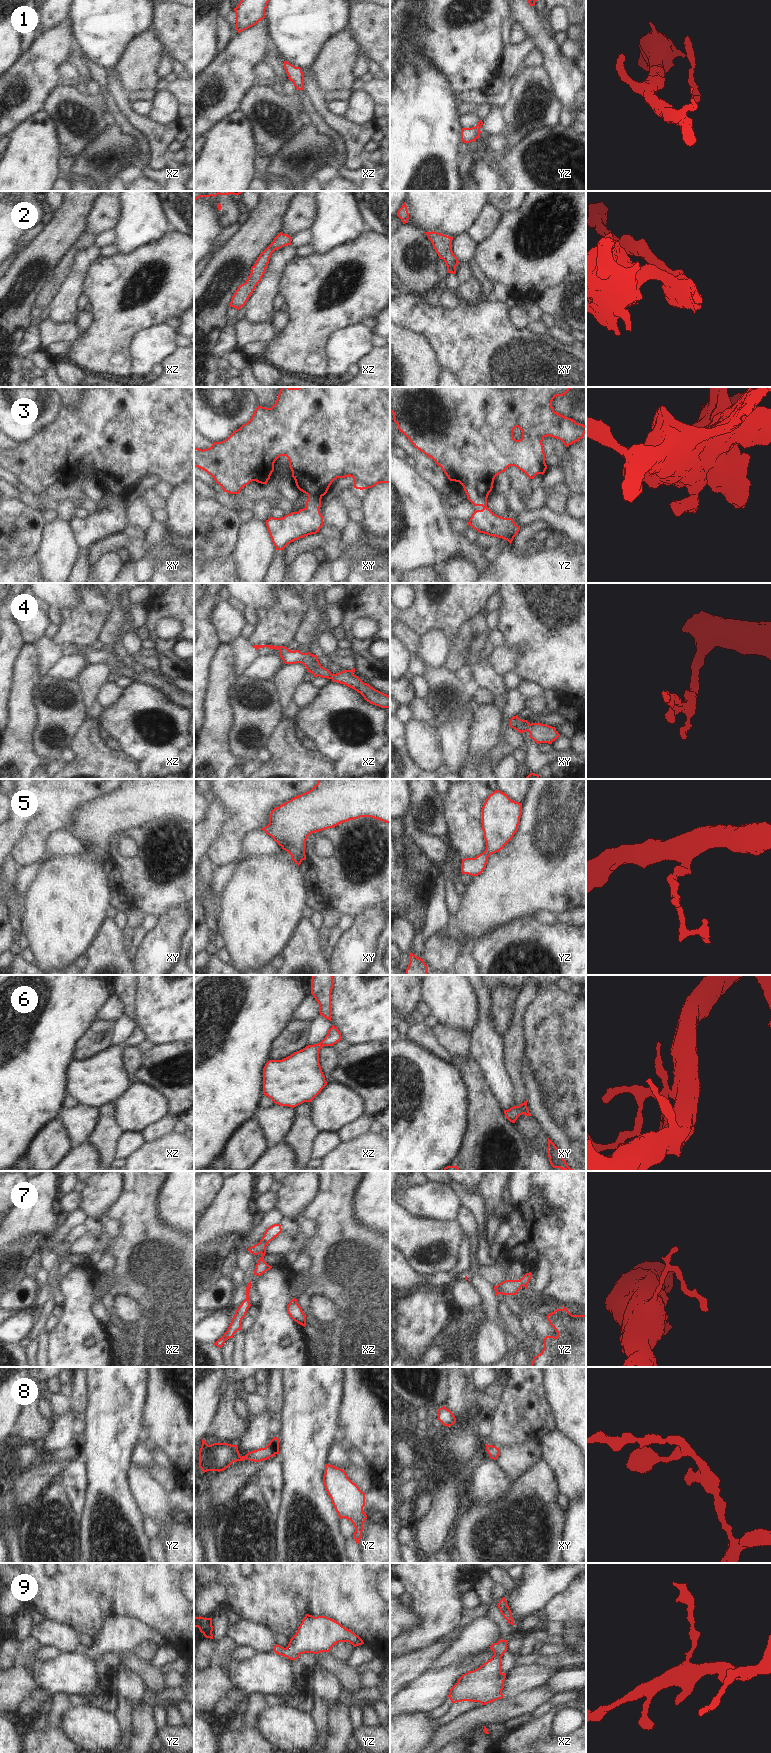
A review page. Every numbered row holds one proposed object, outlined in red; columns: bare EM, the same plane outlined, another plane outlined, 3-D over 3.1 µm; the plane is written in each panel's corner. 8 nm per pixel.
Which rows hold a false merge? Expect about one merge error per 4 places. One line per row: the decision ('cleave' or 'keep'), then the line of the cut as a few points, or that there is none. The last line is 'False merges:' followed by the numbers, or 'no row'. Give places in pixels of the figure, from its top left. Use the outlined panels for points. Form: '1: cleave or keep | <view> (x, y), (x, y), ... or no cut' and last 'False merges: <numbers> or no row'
1: keep | no cut
2: keep | no cut
3: keep | no cut
4: keep | no cut
5: cleave | yz (484, 851), (488, 856)
6: keep | no cut
7: keep | no cut
8: keep | no cut
9: keep | no cut
False merges: 5

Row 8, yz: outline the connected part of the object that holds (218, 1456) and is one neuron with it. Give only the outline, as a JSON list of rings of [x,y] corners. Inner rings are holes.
[[[273,1437],[267,1446],[251,1452],[245,1456],[240,1456],[237,1445],[228,1443],[213,1443],[208,1445],[202,1439],[202,1445],[199,1451],[199,1467],[203,1473],[207,1471],[223,1471],[233,1462],[243,1461],[245,1459],[254,1462],[267,1460],[270,1457],[276,1457],[279,1454],[279,1439]]]

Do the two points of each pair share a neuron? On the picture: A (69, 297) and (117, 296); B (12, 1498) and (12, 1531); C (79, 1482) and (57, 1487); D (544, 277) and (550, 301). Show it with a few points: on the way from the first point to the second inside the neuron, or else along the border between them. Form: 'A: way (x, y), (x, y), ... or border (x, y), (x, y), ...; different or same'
A: border (88, 270), (83, 282), (82, 293); different
B: border (19, 1515), (10, 1523); different
C: border (59, 1480), (72, 1507); different
D: border (567, 275), (553, 286), (546, 288), (535, 299); different

